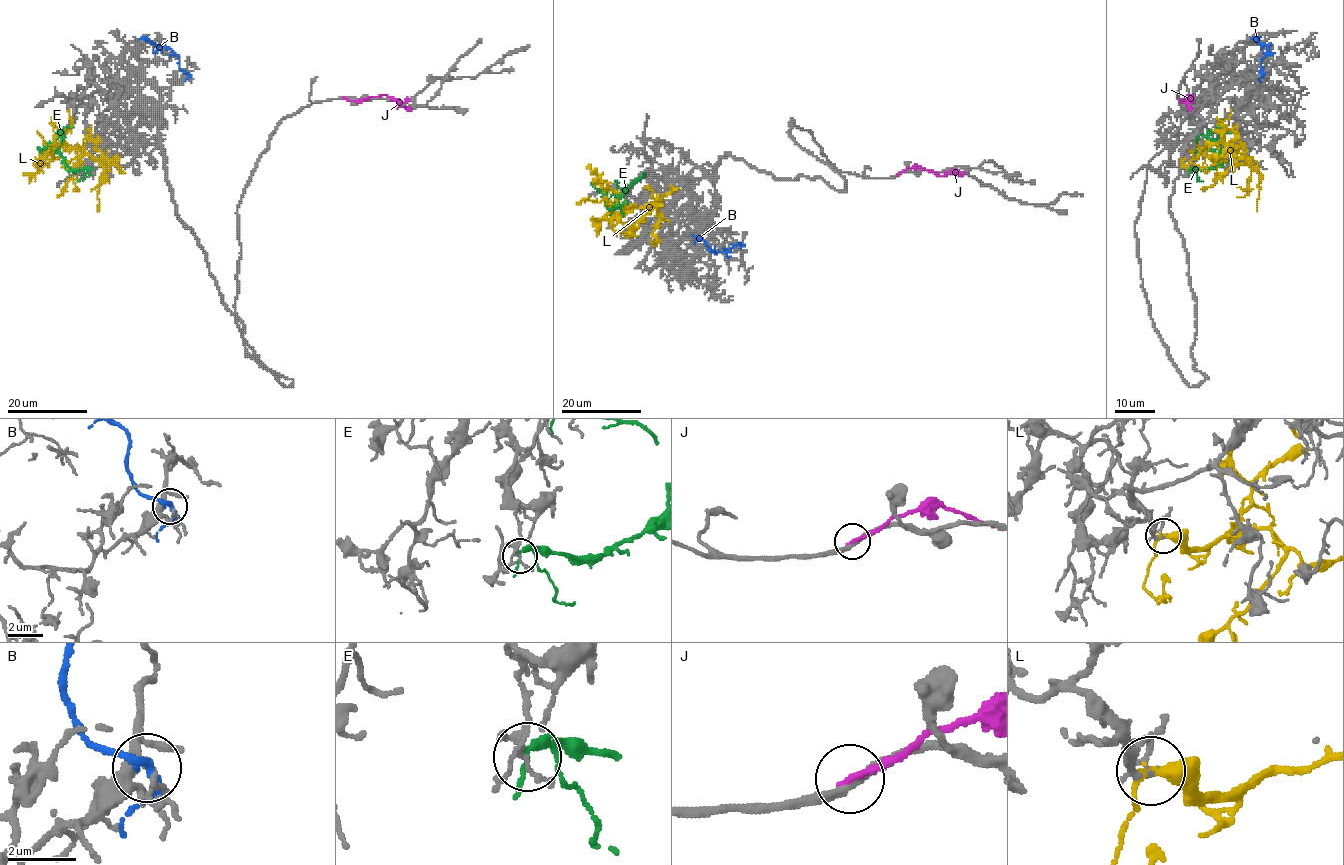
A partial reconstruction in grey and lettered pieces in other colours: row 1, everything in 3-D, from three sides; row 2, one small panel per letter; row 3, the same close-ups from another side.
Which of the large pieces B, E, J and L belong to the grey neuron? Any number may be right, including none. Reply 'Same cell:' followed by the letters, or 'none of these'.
Same cell: L

